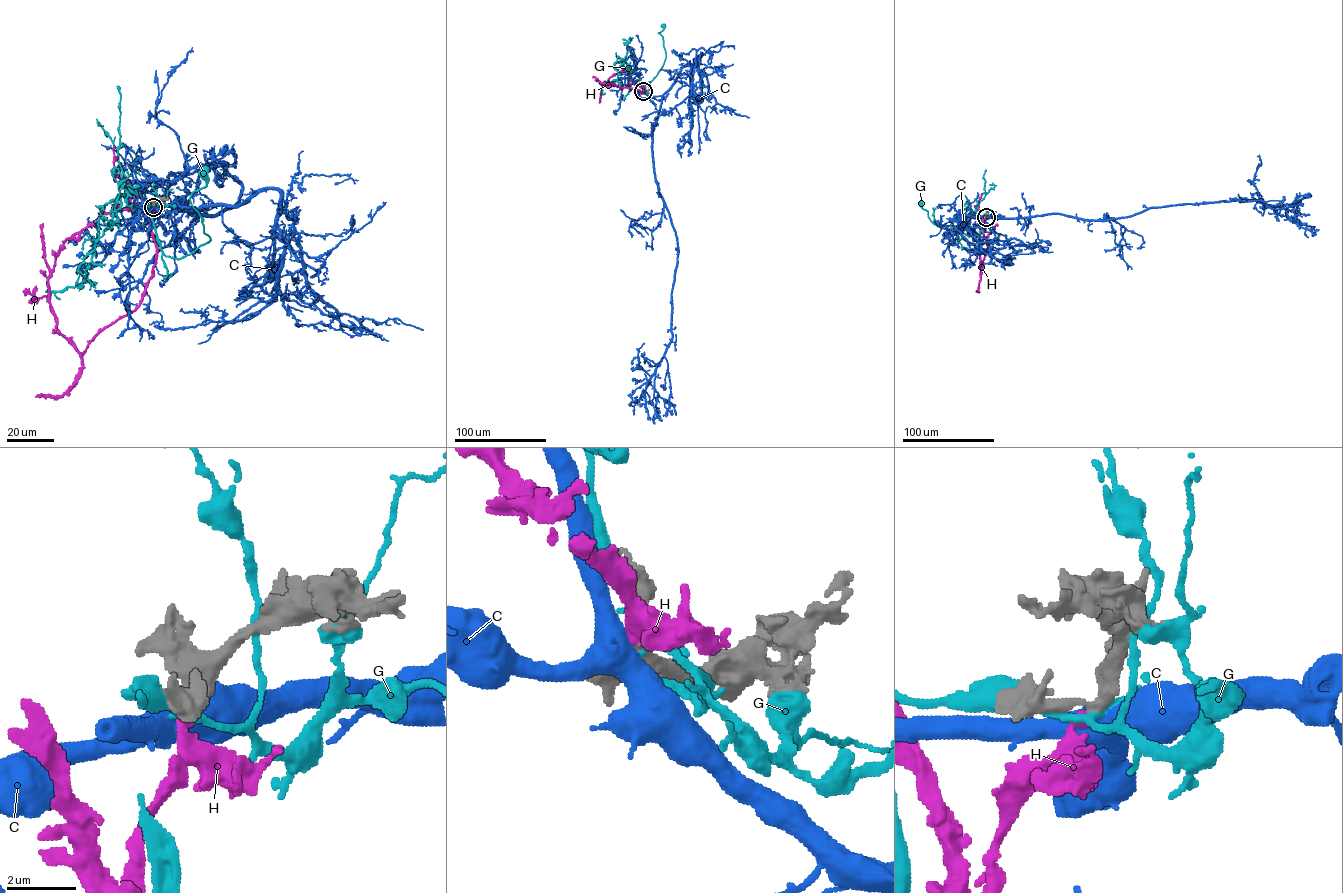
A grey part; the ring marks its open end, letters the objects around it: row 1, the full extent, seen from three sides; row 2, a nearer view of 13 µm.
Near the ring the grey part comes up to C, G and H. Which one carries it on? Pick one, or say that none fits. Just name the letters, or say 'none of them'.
H

